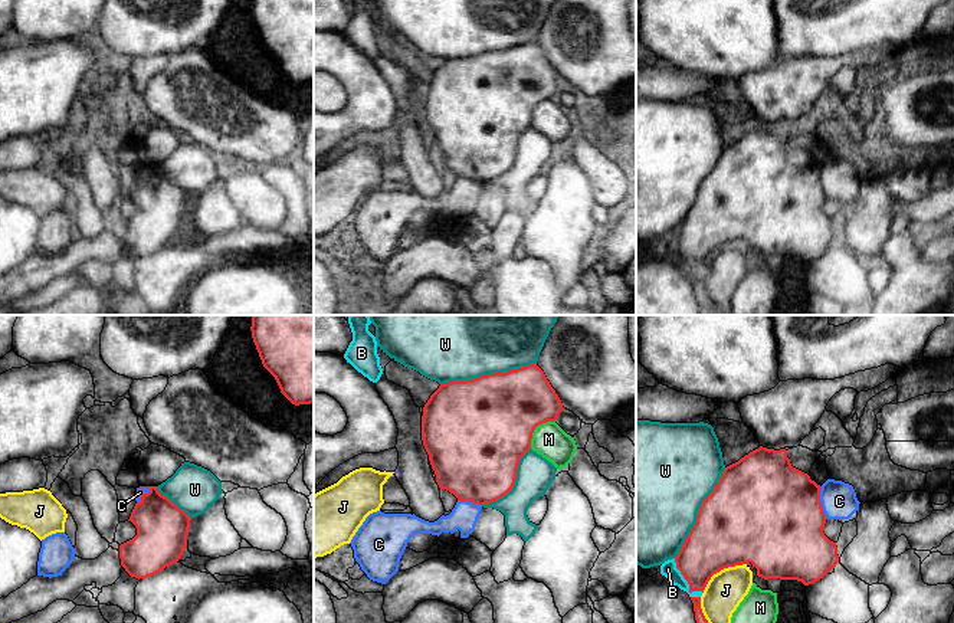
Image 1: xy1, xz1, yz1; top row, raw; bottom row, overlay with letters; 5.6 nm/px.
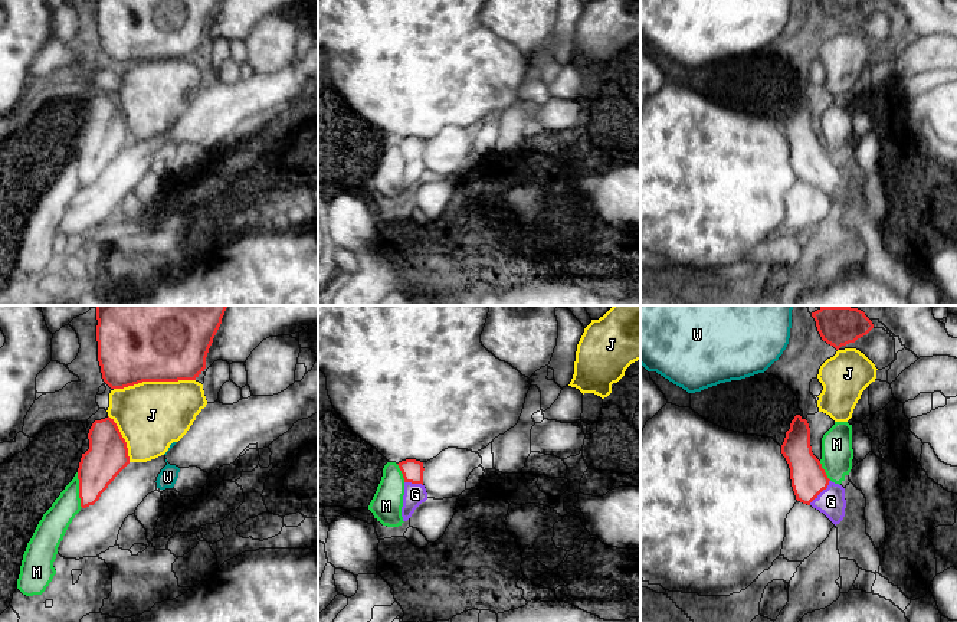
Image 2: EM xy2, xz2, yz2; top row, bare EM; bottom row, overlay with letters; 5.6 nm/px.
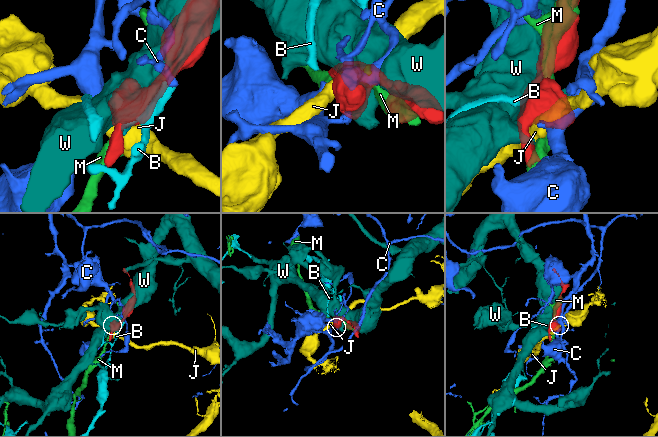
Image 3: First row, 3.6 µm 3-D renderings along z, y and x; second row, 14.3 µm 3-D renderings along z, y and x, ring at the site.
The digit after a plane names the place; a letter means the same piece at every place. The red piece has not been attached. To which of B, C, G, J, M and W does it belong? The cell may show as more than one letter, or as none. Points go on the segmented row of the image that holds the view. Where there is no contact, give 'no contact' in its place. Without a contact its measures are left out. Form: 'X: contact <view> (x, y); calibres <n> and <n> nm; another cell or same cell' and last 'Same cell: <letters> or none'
B: contact yz1 (687, 580); calibres 300 and 90 nm; another cell
C: contact yz1 (820, 502); calibres 500 and 200 nm; another cell
G: contact yz2 (821, 491); calibres 190 and 160 nm; same cell
J: contact xy2 (154, 380); calibres 500 and 380 nm; another cell
M: contact xz1 (534, 429); calibres 500 and 190 nm; another cell
W: contact xz1 (488, 374); calibres 500 and 500 nm; another cell
Same cell: G

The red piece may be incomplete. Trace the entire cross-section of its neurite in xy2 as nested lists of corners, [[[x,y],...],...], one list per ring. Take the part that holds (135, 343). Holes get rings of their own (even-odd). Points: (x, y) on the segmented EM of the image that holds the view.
[[[96,305],[98,361],[104,382],[124,389],[142,382],[196,380],[227,305]]]

